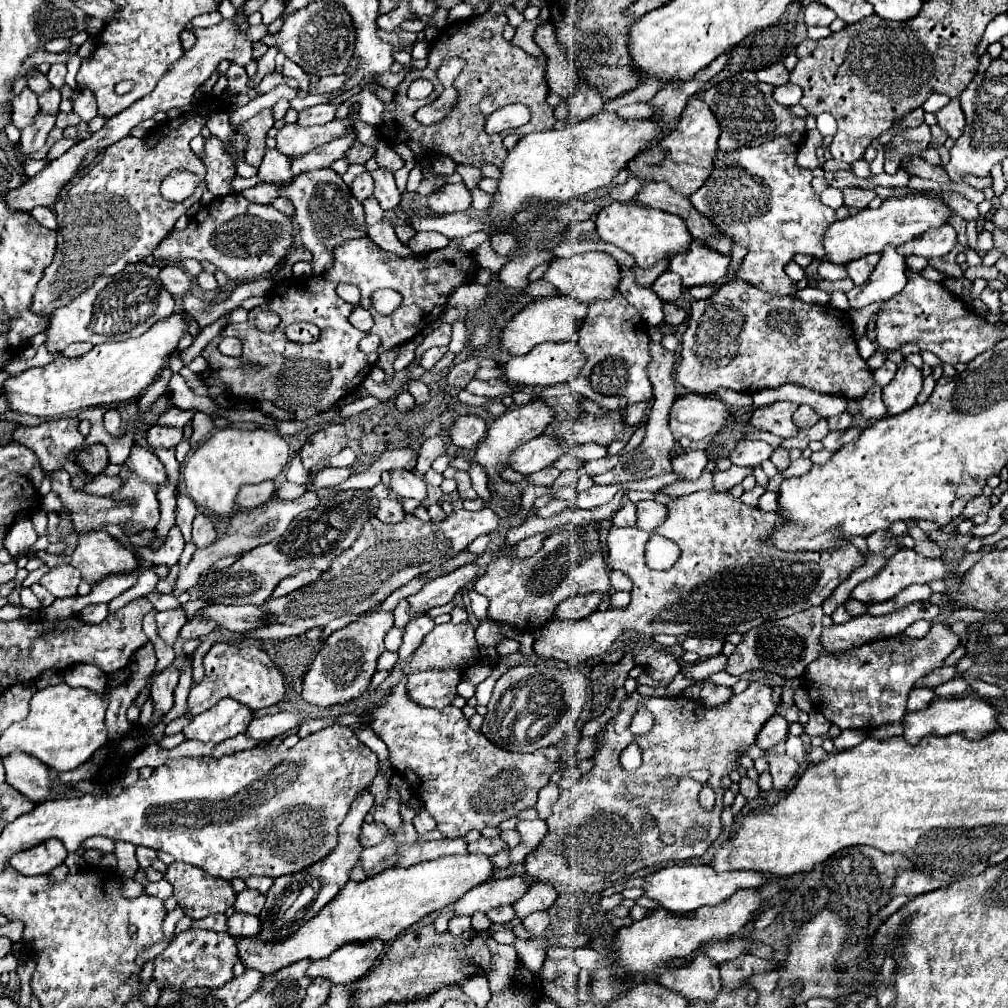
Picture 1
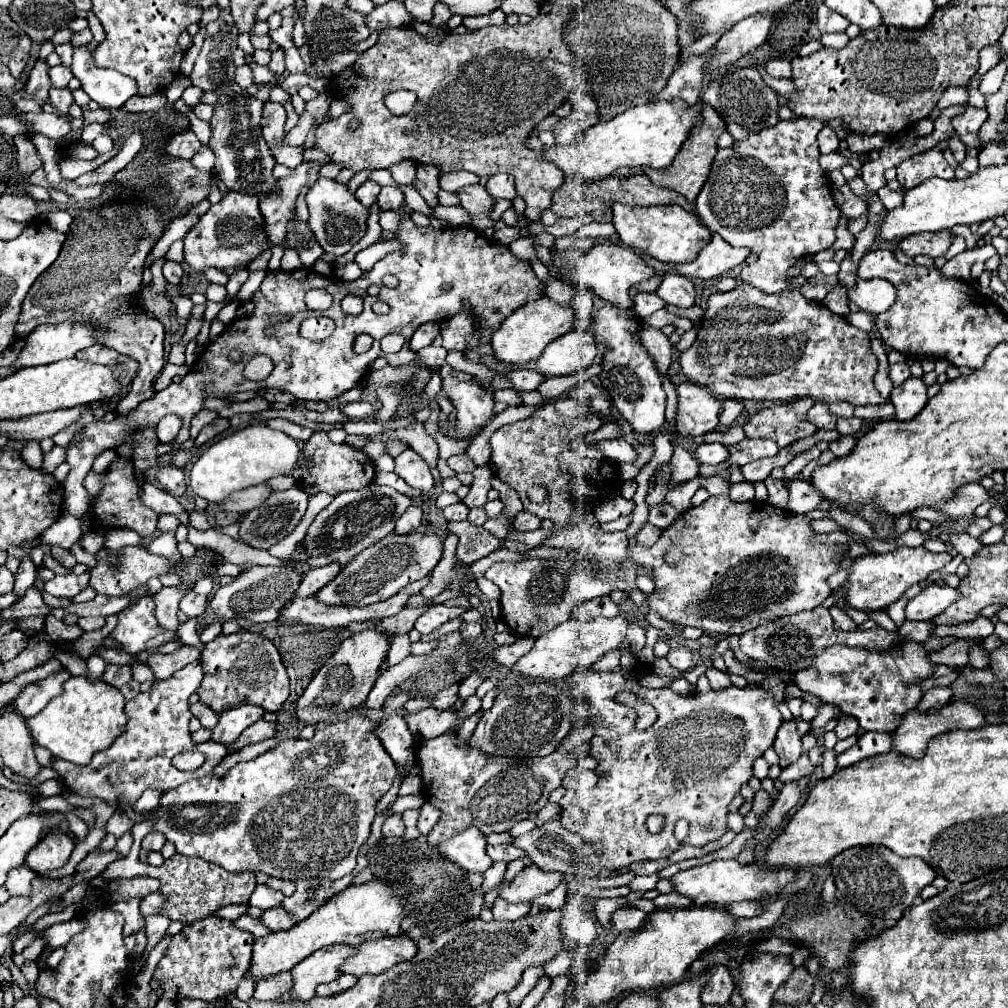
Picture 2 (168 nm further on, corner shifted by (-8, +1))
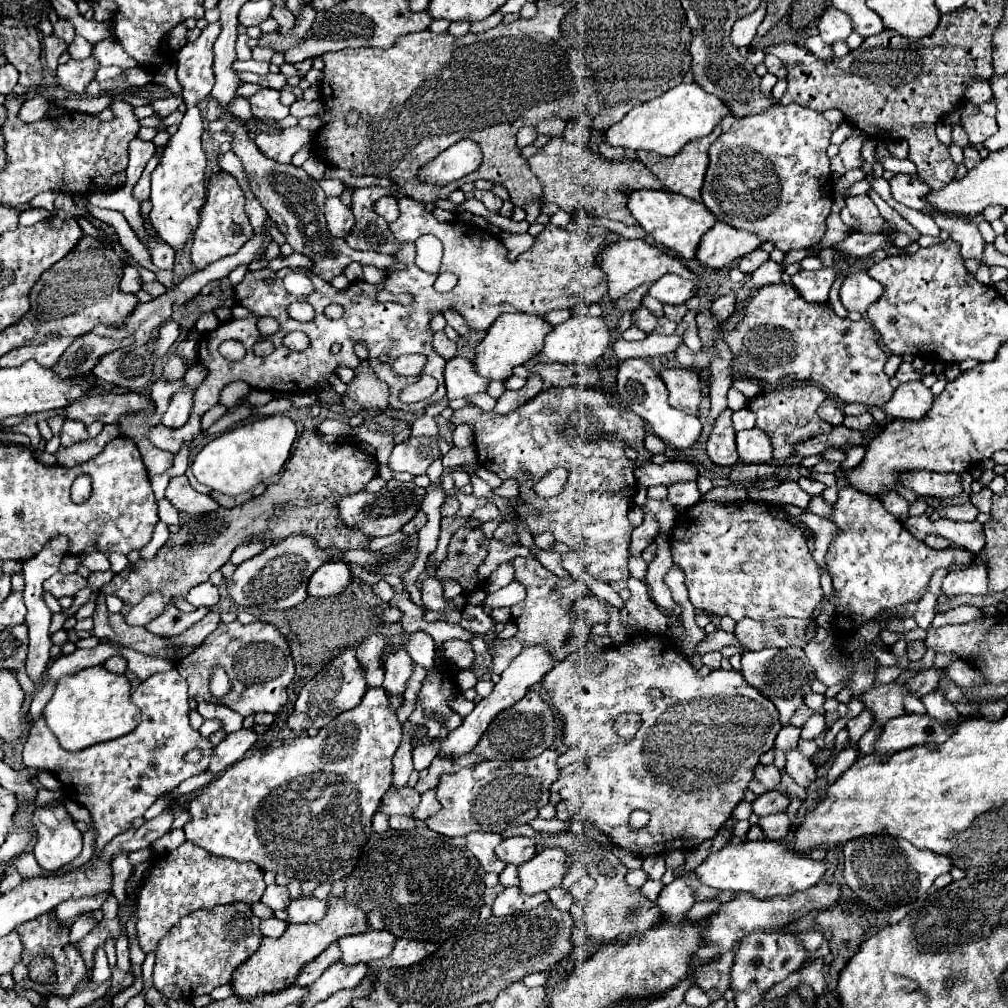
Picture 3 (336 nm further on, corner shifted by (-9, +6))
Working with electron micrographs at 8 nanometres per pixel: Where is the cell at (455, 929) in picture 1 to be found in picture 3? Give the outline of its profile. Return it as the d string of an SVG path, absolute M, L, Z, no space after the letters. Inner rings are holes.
M506 865L506 869L500 873L500 883L502 883L504 887L518 885L518 867L514 867L514 865Z

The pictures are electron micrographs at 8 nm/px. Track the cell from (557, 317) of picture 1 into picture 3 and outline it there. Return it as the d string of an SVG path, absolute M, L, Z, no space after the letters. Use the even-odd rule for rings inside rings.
M502 313L476 347L476 357L474 357L476 373L486 377L488 381L506 381L512 375L514 367L524 365L536 353L542 351L544 337L550 331L552 325L548 325L542 317L526 315L526 313Z

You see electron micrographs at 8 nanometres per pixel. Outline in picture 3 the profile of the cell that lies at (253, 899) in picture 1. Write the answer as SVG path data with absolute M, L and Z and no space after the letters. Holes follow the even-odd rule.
M268 885L262 899L260 899L264 905L268 905L272 911L284 911L286 905L290 905L290 895L288 895L288 889L282 887L282 885Z

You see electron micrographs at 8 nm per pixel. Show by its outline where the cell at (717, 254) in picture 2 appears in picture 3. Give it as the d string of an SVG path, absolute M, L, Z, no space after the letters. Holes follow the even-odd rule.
M718 221L704 237L698 249L698 261L712 269L724 267L730 261L758 249L762 239L754 237L754 233L746 233Z

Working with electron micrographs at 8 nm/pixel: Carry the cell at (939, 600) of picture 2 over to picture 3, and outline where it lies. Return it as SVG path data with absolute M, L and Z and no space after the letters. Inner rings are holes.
M976 559L968 567L960 571L950 571L942 583L944 595L986 595L988 593L988 573L986 573L986 561Z

